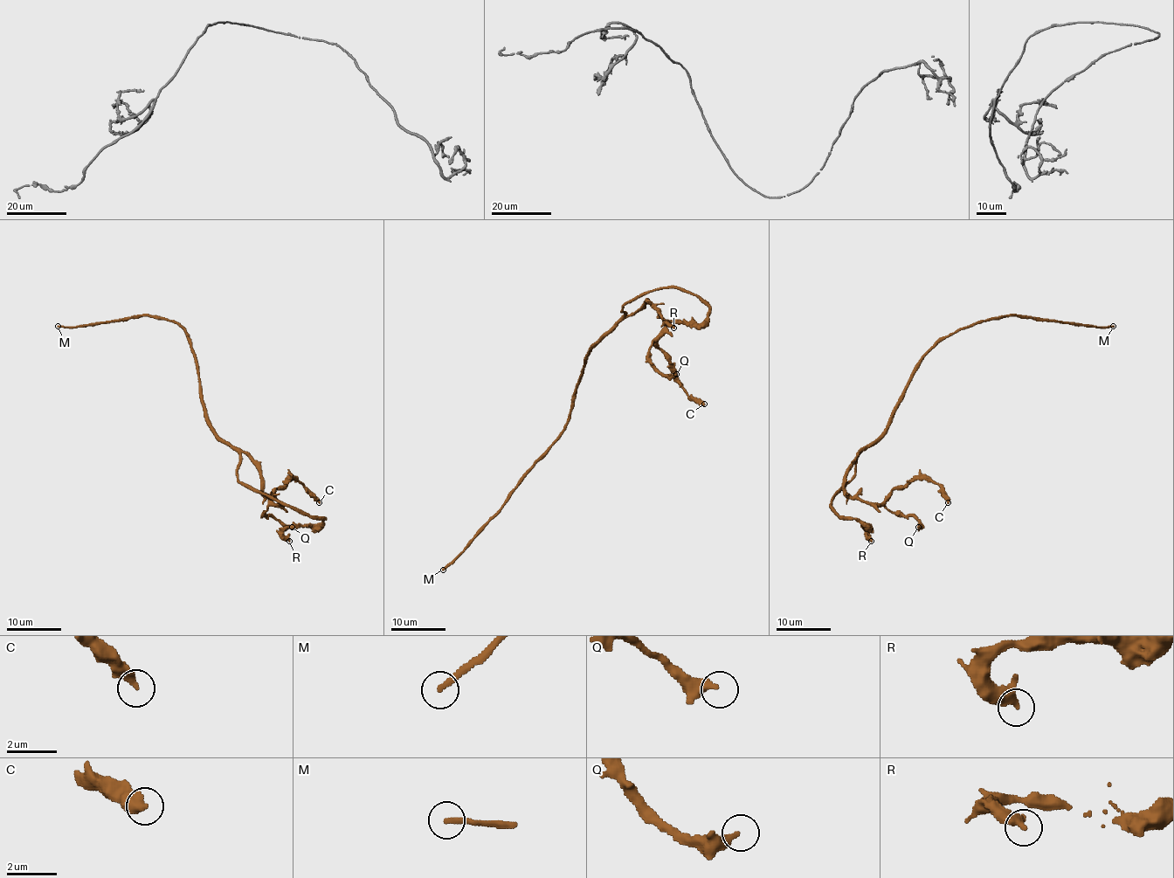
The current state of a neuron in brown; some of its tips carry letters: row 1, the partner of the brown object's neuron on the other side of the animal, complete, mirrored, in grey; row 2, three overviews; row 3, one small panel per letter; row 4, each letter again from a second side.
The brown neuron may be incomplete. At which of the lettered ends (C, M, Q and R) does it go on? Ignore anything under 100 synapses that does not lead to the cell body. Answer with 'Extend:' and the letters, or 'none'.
Extend: M

